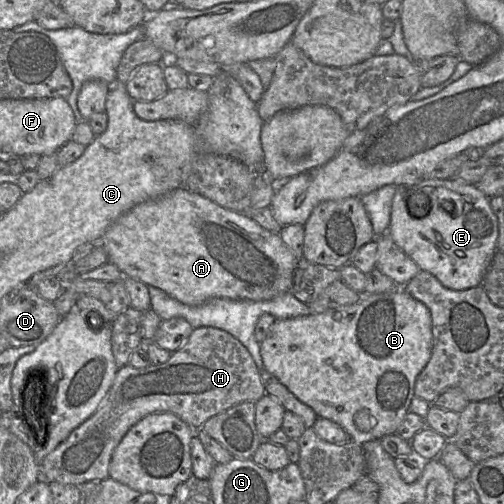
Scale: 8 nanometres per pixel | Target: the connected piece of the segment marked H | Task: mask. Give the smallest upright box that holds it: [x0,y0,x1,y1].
[40,328,266,487]

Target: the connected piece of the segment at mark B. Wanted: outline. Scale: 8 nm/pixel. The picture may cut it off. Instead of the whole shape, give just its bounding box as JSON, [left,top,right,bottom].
[260,287,432,445]

